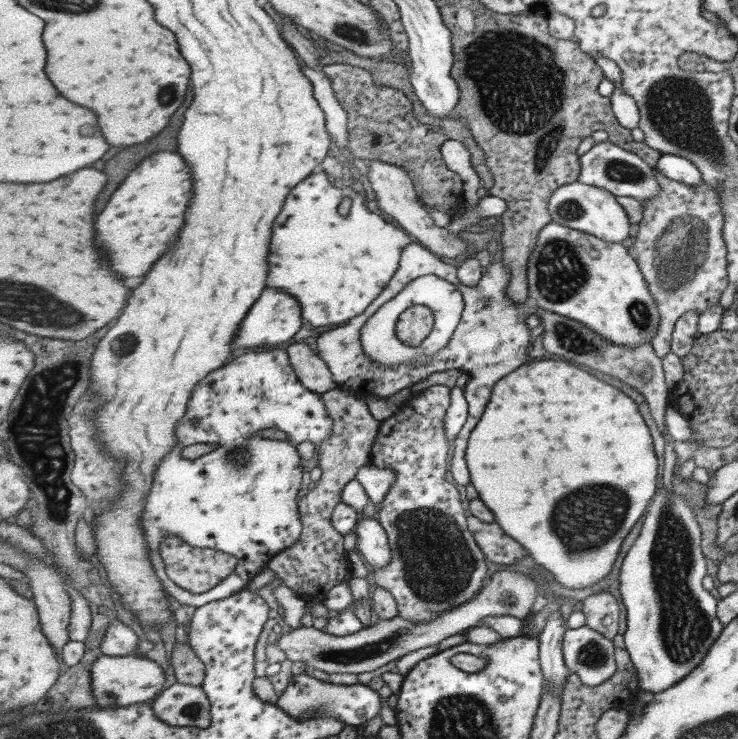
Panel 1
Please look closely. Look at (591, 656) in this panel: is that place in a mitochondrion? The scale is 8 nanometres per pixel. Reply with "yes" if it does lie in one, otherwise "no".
yes

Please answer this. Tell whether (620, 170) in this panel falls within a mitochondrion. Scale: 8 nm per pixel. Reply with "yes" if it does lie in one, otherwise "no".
yes

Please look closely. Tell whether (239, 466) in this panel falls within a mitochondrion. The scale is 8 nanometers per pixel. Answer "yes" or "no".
yes

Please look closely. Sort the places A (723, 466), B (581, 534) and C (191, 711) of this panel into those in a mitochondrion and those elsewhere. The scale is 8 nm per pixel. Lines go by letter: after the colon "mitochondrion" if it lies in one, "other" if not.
A: other
B: mitochondrion
C: mitochondrion

